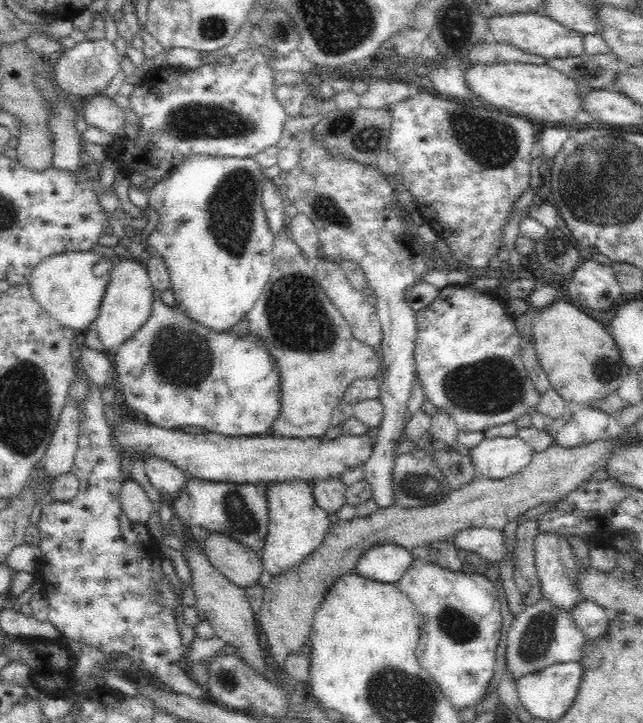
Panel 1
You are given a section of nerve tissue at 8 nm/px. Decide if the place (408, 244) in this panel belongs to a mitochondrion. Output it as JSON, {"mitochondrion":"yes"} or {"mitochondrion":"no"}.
{"mitochondrion":"no"}

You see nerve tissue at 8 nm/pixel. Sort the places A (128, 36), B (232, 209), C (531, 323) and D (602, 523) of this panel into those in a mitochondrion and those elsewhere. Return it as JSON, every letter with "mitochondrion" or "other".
{"A":"other","B":"mitochondrion","C":"other","D":"other"}

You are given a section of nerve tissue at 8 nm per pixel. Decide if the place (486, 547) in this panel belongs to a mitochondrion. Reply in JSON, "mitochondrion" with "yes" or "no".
{"mitochondrion":"no"}

